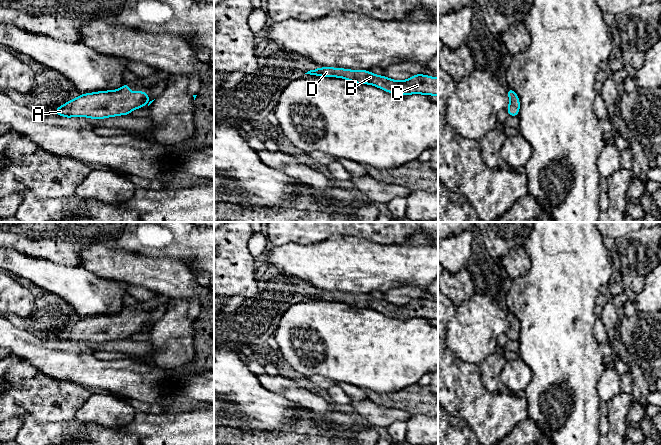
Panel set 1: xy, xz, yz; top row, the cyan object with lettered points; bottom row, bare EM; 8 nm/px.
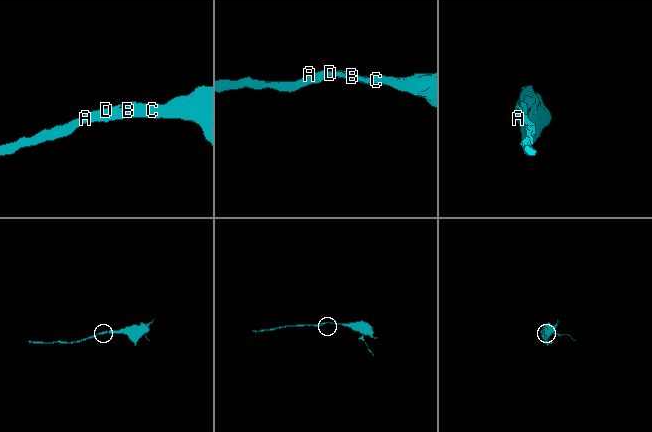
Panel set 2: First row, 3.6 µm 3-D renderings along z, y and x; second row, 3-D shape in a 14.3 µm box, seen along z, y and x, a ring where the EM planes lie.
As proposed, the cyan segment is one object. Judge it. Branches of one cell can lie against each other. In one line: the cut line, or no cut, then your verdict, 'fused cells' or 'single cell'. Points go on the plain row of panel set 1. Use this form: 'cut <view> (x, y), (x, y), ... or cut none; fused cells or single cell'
cut none; single cell

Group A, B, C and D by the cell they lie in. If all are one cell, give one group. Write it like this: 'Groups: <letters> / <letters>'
Groups: A B C D

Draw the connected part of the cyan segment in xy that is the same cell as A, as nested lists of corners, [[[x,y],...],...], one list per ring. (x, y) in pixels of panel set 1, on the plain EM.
[[[124,308],[117,314],[99,315],[81,318],[75,323],[56,332],[58,340],[72,342],[74,340],[90,341],[94,344],[119,339],[128,339],[134,333],[143,332],[149,324],[144,315],[129,316],[130,308]]]

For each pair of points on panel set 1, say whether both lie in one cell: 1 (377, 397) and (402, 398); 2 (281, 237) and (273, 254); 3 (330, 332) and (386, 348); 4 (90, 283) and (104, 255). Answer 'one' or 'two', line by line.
1: one
2: two
3: one
4: two

